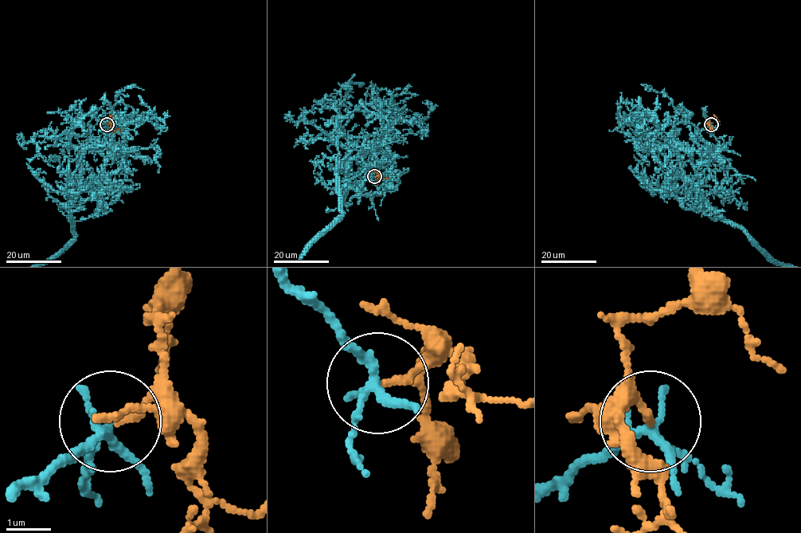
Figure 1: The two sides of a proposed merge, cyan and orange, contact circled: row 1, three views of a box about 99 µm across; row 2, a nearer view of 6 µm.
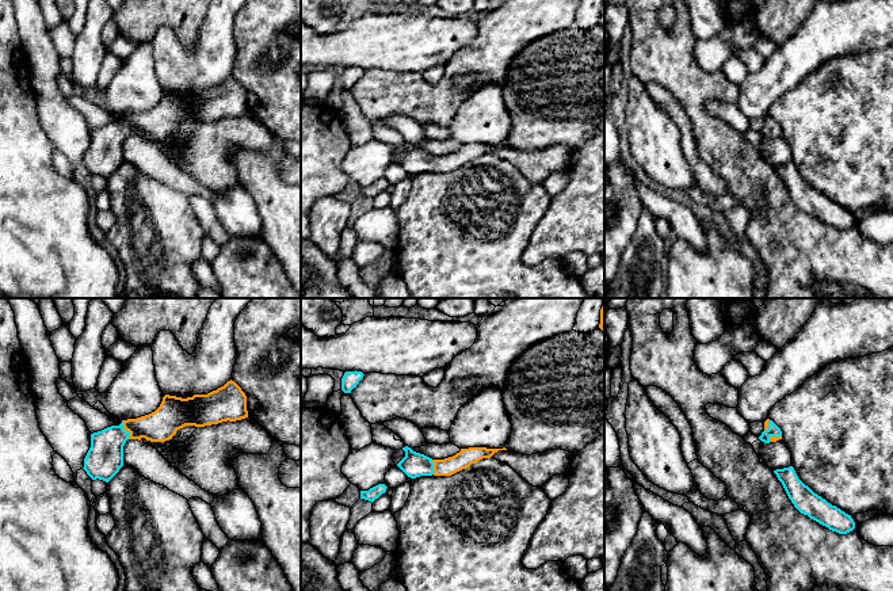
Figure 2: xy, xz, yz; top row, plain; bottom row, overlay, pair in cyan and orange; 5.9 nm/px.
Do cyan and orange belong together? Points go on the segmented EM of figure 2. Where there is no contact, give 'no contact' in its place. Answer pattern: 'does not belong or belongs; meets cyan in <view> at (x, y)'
belongs; meets cyan in xy at (125, 430)

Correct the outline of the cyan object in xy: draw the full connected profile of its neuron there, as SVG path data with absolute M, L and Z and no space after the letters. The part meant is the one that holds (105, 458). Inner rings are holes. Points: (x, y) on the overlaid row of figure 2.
M232 380L207 394L187 399L165 394L154 412L91 434L83 469L92 480L108 483L123 466L127 439L165 442L186 426L205 427L245 417L247 396Z

